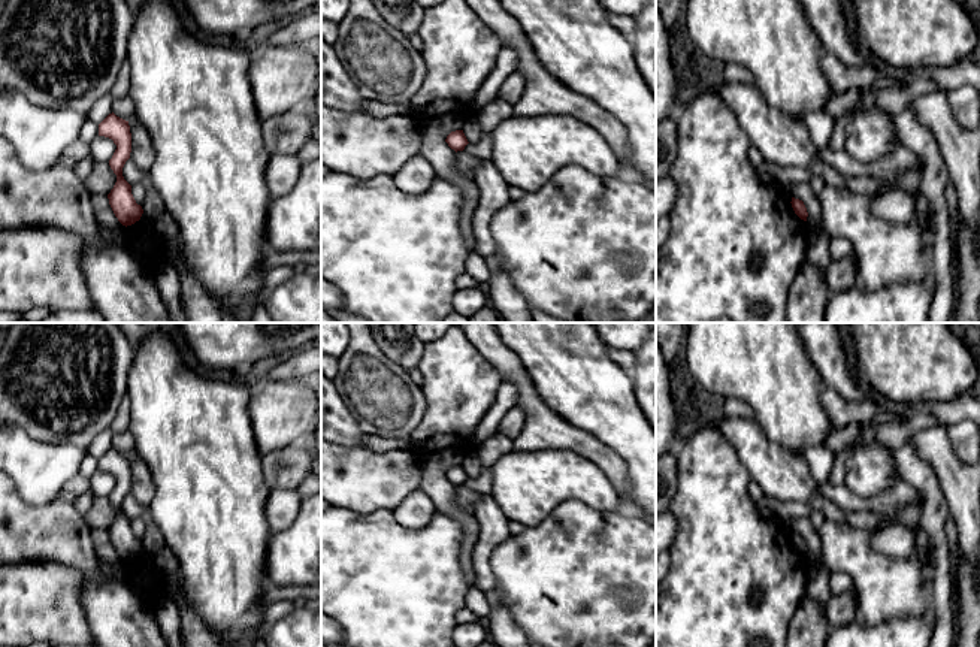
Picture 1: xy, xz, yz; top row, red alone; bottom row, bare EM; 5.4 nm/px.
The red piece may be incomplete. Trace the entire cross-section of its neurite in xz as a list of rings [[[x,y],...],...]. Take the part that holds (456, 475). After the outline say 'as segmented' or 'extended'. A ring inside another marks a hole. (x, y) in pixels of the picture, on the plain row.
[[[463,465],[451,466],[451,468],[447,471],[445,477],[447,477],[448,481],[450,481],[451,484],[454,484],[456,487],[457,487],[457,486],[463,486],[465,481],[469,478],[468,474],[466,474],[466,471],[465,471],[465,468],[463,468]]] | as segmented

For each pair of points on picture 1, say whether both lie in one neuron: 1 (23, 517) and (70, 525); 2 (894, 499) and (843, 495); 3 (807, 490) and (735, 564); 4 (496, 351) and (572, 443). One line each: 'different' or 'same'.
1: same
2: same
3: different
4: same

